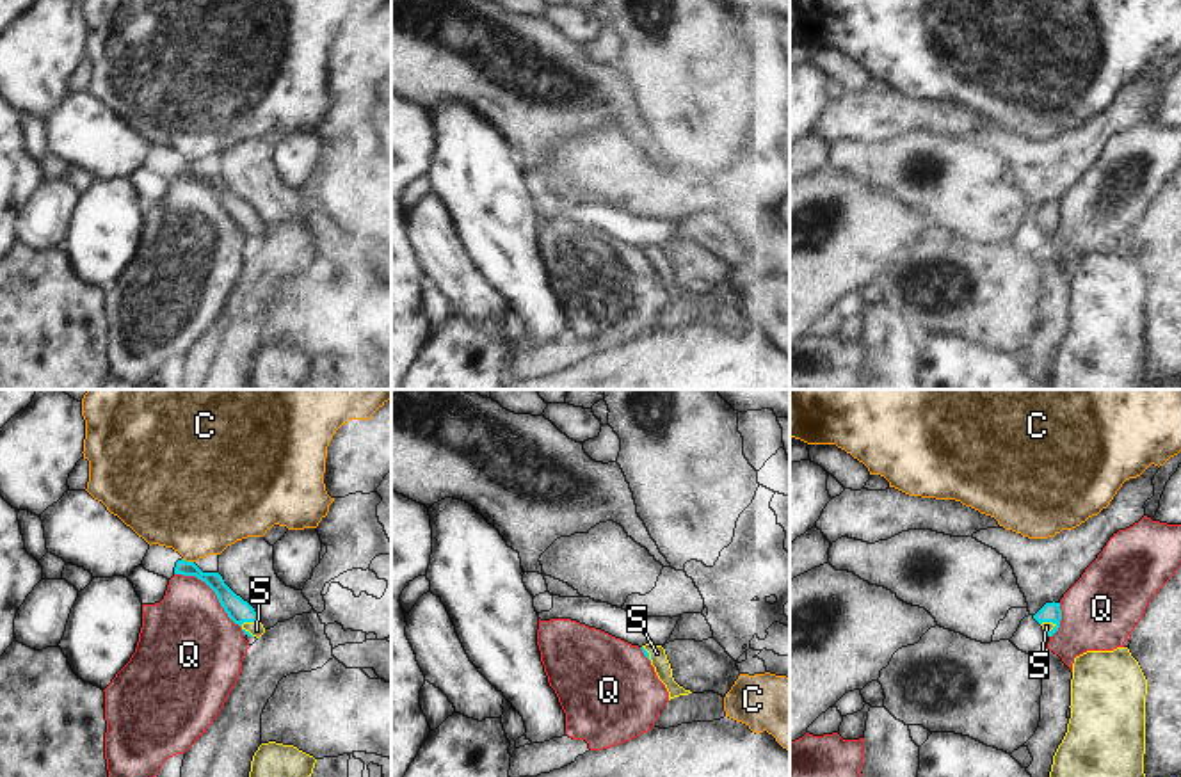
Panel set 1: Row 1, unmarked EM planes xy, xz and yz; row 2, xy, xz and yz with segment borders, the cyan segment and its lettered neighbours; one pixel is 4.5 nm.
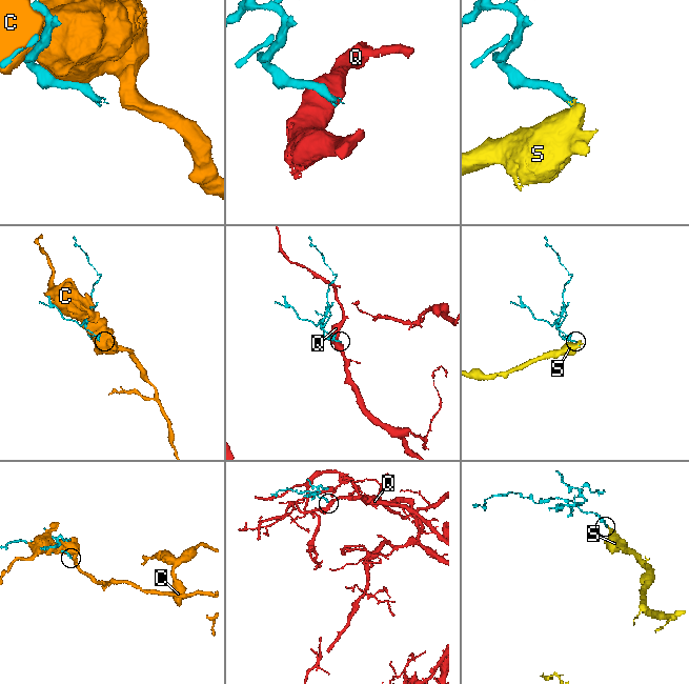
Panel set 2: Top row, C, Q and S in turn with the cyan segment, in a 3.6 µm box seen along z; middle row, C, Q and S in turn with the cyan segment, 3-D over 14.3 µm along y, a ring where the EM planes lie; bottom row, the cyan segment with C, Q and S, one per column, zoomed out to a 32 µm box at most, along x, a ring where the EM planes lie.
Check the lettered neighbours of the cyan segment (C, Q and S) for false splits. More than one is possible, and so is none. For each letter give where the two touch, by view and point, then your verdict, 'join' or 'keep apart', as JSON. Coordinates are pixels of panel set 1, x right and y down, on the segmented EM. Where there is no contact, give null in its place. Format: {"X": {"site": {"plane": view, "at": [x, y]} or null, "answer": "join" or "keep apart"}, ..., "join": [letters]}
{"C": {"site": {"plane": "xy", "at": [185, 560]}, "answer": "keep apart"}, "Q": {"site": {"plane": "xy", "at": [216, 594]}, "answer": "keep apart"}, "S": {"site": {"plane": "xy", "at": [249, 621]}, "answer": "join"}, "join": ["S"]}

